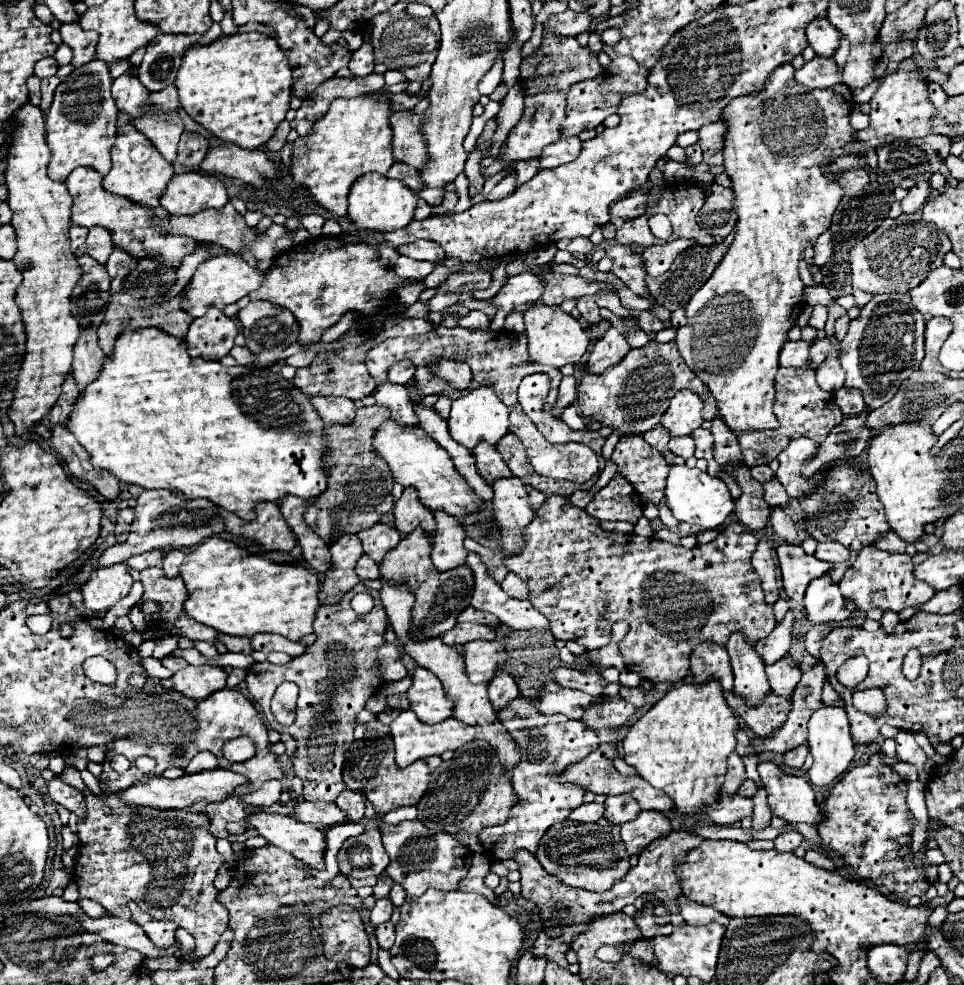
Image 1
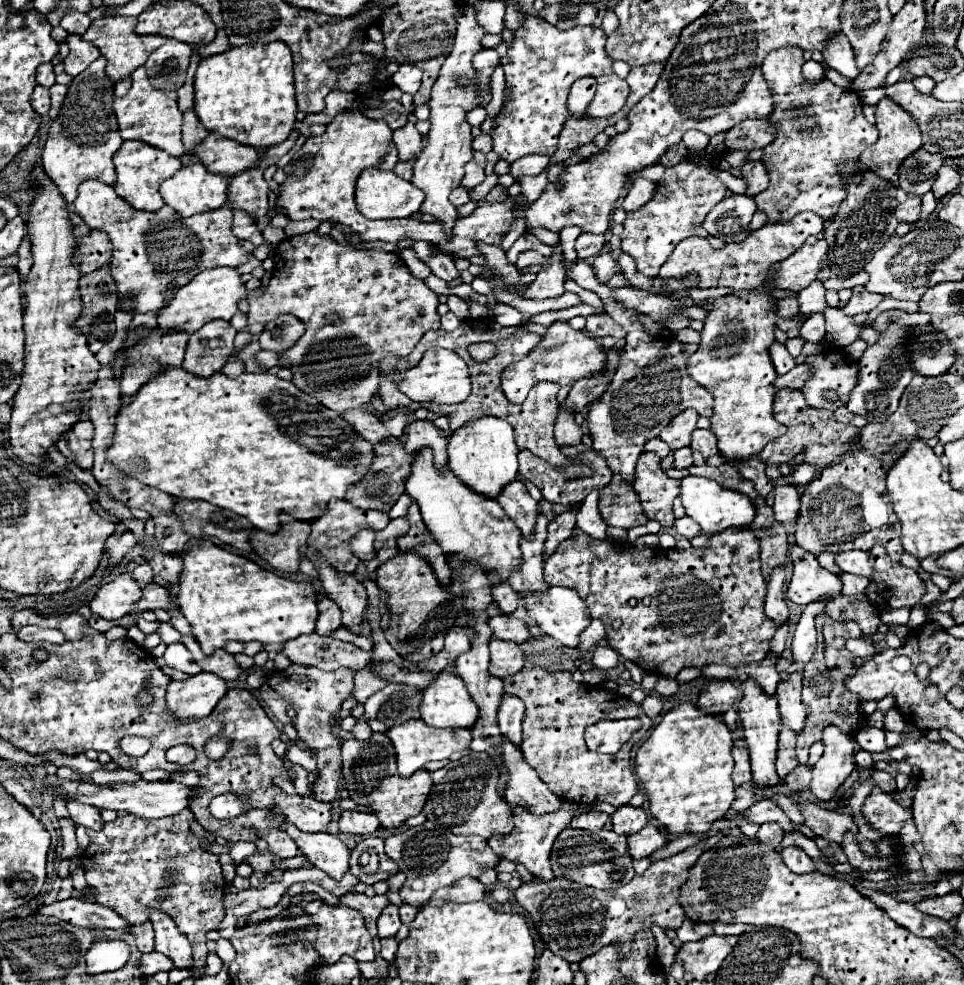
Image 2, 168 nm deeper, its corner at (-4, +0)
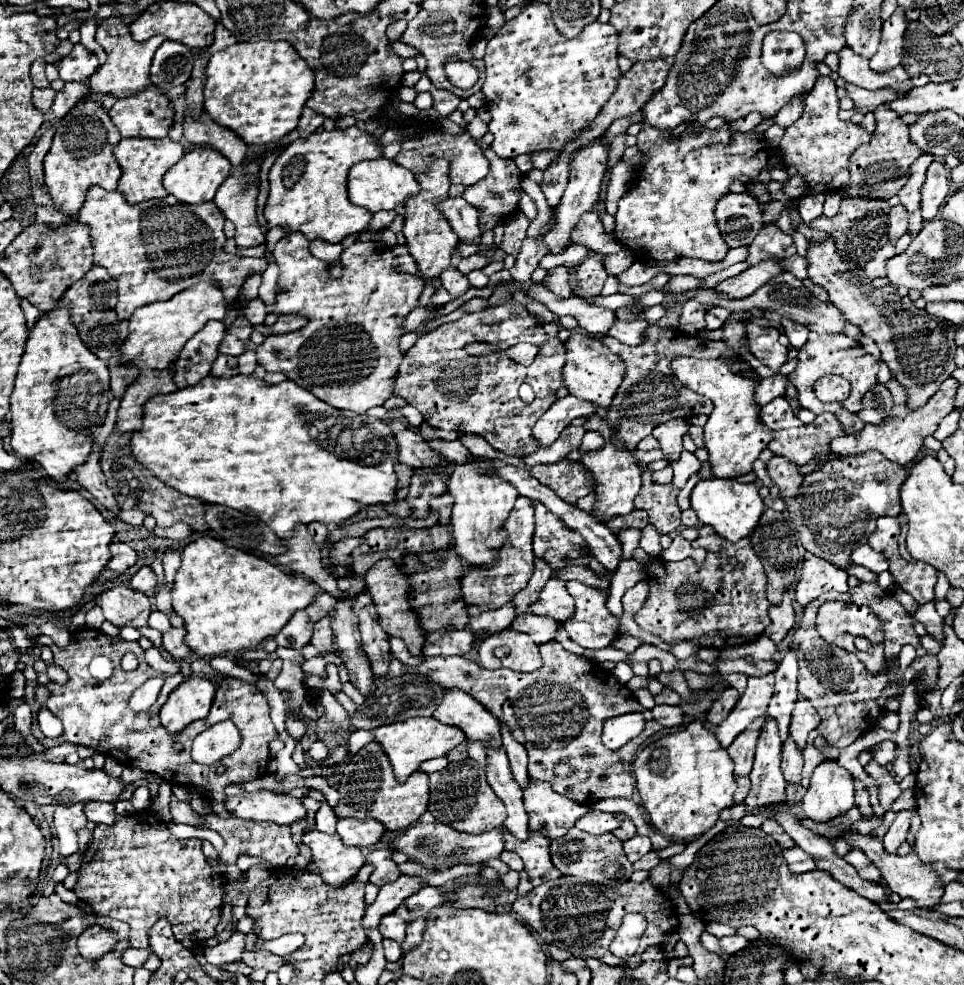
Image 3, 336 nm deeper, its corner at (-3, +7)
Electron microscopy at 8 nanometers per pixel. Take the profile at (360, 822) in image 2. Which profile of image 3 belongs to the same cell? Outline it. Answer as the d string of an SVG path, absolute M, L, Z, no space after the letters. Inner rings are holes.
M343 818L337 822L337 834L347 846L371 846L381 838L383 832L385 828L377 820Z

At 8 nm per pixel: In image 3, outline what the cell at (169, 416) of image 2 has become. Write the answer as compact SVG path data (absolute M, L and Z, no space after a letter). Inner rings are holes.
M237 374L231 378L207 376L203 382L191 386L191 388L181 388L173 394L155 394L145 402L143 426L141 426L141 430L135 430L131 436L131 454L135 454L135 460L139 460L139 464L143 464L159 480L163 480L163 484L167 484L187 496L199 498L207 504L223 504L223 506L235 508L239 512L251 514L255 518L263 520L279 538L289 538L289 536L293 536L293 528L299 522L309 524L313 520L319 520L325 524L331 524L331 522L341 524L343 520L357 514L361 510L361 506L395 502L397 476L393 472L393 466L397 462L397 442L395 442L389 426L379 418L359 416L351 410L341 410L341 414L333 414L333 410L335 408L331 408L323 400L315 398L311 392L307 392L305 388L297 386L291 380L285 380L279 384L267 384L265 380L259 380L255 376L245 376L245 374Z

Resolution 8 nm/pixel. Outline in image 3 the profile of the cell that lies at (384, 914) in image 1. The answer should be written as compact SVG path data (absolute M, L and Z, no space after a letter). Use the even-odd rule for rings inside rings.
M397 912L385 914L385 916L381 918L379 932L381 932L385 938L391 938L391 940L397 940L397 942L403 942L403 940L405 940L405 920L403 920Z

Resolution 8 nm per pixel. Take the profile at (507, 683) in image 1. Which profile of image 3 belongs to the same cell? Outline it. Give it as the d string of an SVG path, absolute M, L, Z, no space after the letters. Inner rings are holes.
M501 724L501 738L503 738L503 746L505 746L507 756L509 756L511 772L515 776L517 784L521 788L525 788L527 780L529 780L529 776L527 776L527 750L523 748L523 744L515 742L515 738L511 736L511 730L505 724Z

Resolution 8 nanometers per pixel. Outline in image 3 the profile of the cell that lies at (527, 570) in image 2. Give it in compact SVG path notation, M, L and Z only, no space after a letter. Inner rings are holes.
M549 578L539 592L539 600L531 604L531 612L555 618L559 622L567 620L573 614L573 598L565 590L565 582L559 578Z

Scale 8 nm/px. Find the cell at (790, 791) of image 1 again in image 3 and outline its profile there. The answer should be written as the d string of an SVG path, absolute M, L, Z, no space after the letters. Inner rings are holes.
M845 832L841 834L843 840L847 840L851 844L851 848L859 848L881 872L885 884L899 896L903 898L913 898L919 902L919 906L923 908L933 908L935 904L941 902L941 896L943 896L943 884L939 882L937 878L937 872L931 868L931 866L923 866L919 860L917 860L917 855L915 854L914 847L912 845L911 854L909 856L897 856L897 854L889 854L885 848L883 848L883 840L877 838L877 836L863 836L859 832Z

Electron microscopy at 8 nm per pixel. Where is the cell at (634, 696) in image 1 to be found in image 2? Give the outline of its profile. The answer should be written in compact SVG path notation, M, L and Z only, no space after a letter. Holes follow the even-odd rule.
M648 695L640 707L642 707L642 711L644 711L650 719L654 719L654 717L658 717L658 715L662 713L662 699L660 699L658 695Z

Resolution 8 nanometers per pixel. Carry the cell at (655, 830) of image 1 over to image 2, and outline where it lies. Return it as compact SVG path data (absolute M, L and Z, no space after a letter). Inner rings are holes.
M646 825L642 831L638 831L636 835L628 837L628 855L632 859L642 859L642 857L650 857L656 849L666 845L666 835L654 827L654 825Z

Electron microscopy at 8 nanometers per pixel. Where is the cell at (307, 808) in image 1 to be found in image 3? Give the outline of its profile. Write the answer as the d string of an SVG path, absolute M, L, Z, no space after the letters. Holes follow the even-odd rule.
M269 790L229 796L225 800L225 806L235 816L245 820L263 820L263 822L275 822L287 826L307 816L303 798L293 798L289 794L277 794Z

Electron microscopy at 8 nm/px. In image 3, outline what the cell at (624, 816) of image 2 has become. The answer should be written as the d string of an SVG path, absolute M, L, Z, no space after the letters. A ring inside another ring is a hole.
M623 820L621 826L619 826L613 834L615 834L619 840L629 840L629 838L635 836L635 824L633 824L631 820Z

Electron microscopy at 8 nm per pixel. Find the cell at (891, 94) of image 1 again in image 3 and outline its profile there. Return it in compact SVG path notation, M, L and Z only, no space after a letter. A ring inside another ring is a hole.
M881 104L875 110L877 128L871 136L871 142L859 146L851 156L851 180L843 188L847 196L871 196L871 198L891 198L895 196L909 176L909 166L923 154L923 150L911 144L909 126L903 124L901 116L889 108L889 104Z

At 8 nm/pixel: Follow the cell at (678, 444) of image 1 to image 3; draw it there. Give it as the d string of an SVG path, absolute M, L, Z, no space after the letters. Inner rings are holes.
M683 450L681 456L679 456L679 460L675 460L675 462L671 464L671 468L673 468L673 472L675 472L673 484L675 484L677 488L683 488L685 482L687 482L687 478L689 478L691 474L695 474L695 472L699 470L699 466L701 466L701 462L697 460L697 456L691 454L691 452L687 452L687 450Z

